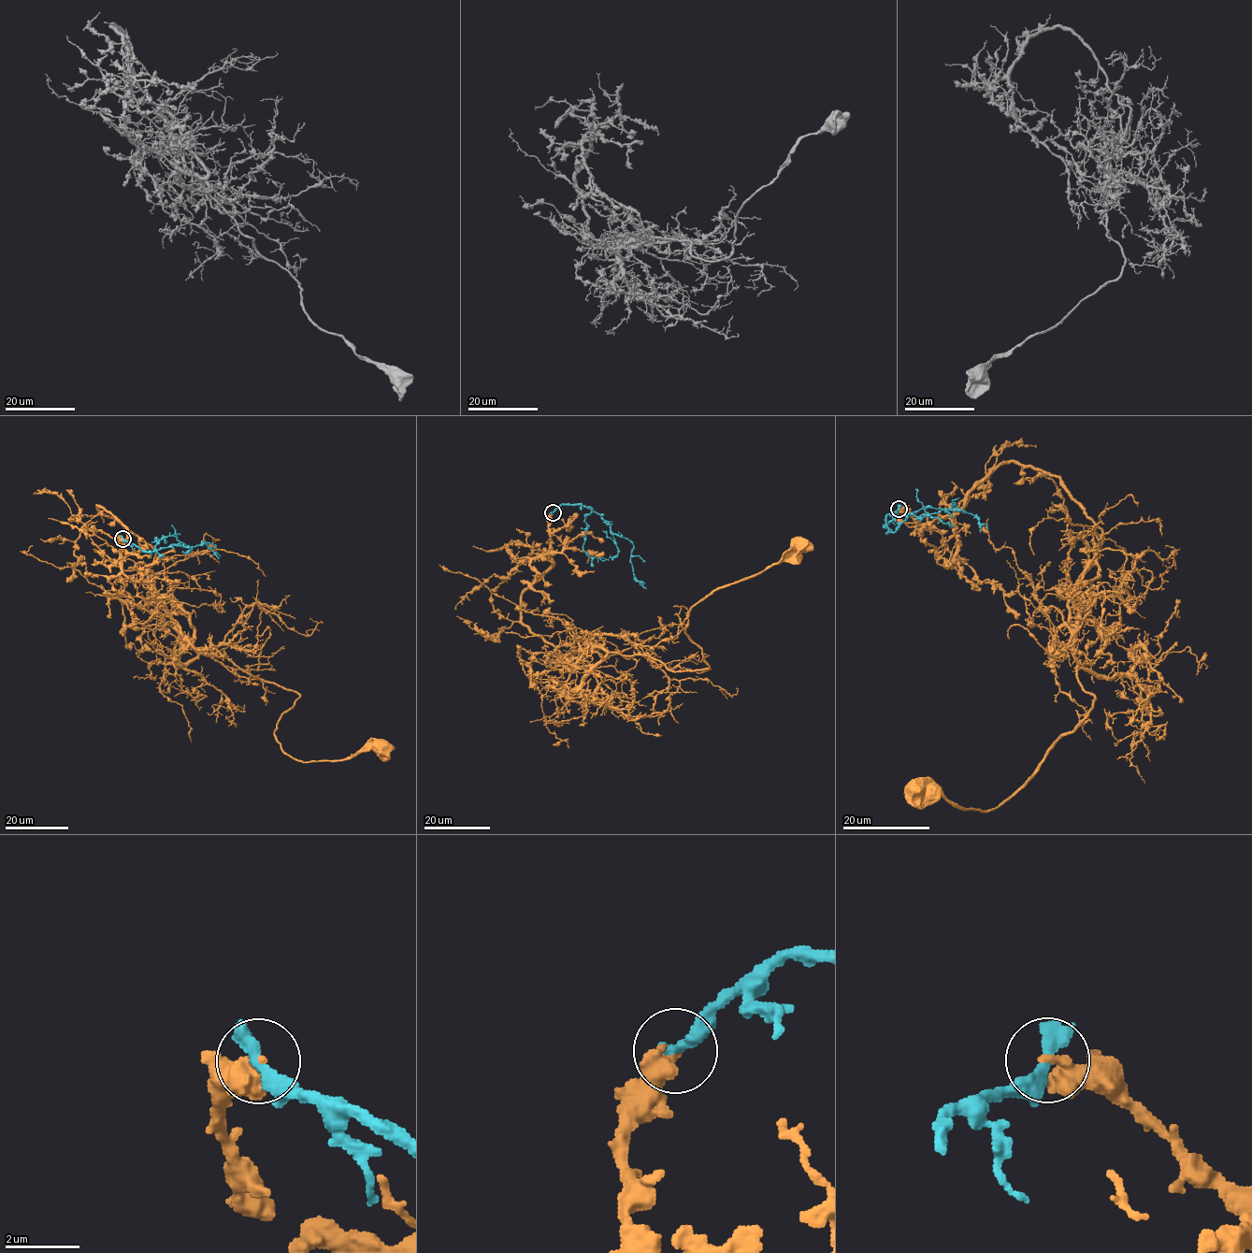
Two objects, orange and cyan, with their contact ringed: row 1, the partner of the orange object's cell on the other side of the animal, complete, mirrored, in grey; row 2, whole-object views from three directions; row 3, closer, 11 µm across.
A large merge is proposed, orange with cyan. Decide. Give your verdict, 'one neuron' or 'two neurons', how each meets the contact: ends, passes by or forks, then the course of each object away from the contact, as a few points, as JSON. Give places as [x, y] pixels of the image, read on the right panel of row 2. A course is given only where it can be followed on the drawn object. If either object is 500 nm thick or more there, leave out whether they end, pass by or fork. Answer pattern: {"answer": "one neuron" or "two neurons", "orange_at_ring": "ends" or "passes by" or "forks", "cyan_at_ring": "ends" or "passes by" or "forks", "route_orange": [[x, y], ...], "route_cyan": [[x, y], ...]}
{"answer": "two neurons", "route_orange": [[898, 509], [956, 514], [1018, 462], [1102, 532], [1072, 635], [1088, 714], [995, 809], [915, 793]], "route_cyan": [[898, 509], [887, 515], [885, 525], [898, 516], [911, 514], [918, 518], [963, 510], [988, 529]]}

